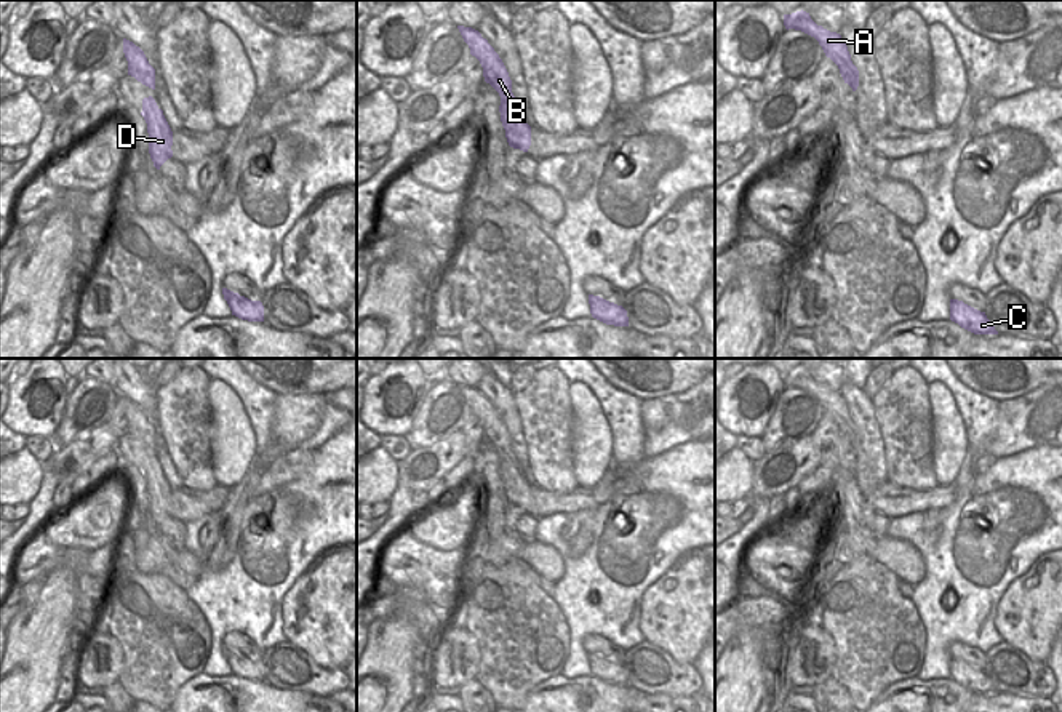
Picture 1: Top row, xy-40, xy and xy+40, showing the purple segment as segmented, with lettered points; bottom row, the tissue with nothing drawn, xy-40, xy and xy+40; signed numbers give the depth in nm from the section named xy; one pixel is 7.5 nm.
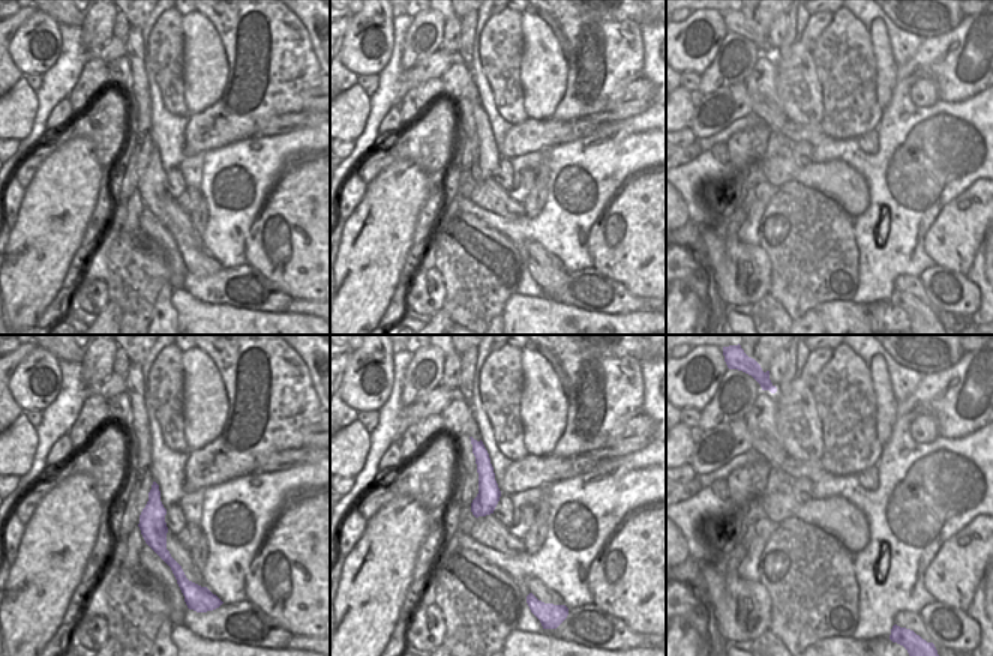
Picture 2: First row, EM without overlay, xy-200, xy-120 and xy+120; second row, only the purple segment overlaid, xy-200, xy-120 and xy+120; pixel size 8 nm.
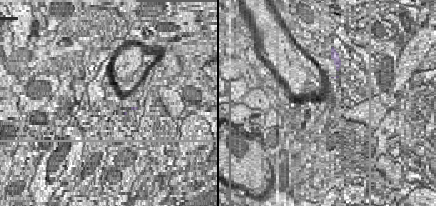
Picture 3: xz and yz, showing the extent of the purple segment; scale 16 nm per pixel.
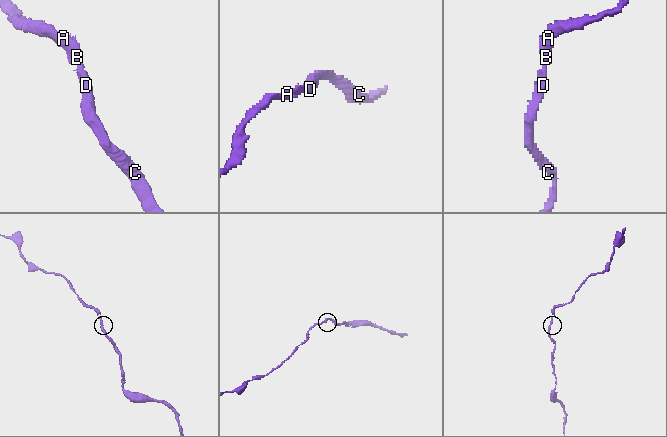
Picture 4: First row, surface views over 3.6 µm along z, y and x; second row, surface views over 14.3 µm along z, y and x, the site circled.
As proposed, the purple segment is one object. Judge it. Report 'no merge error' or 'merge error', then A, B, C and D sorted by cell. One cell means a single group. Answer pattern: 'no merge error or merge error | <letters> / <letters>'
no merge error | A B C D

